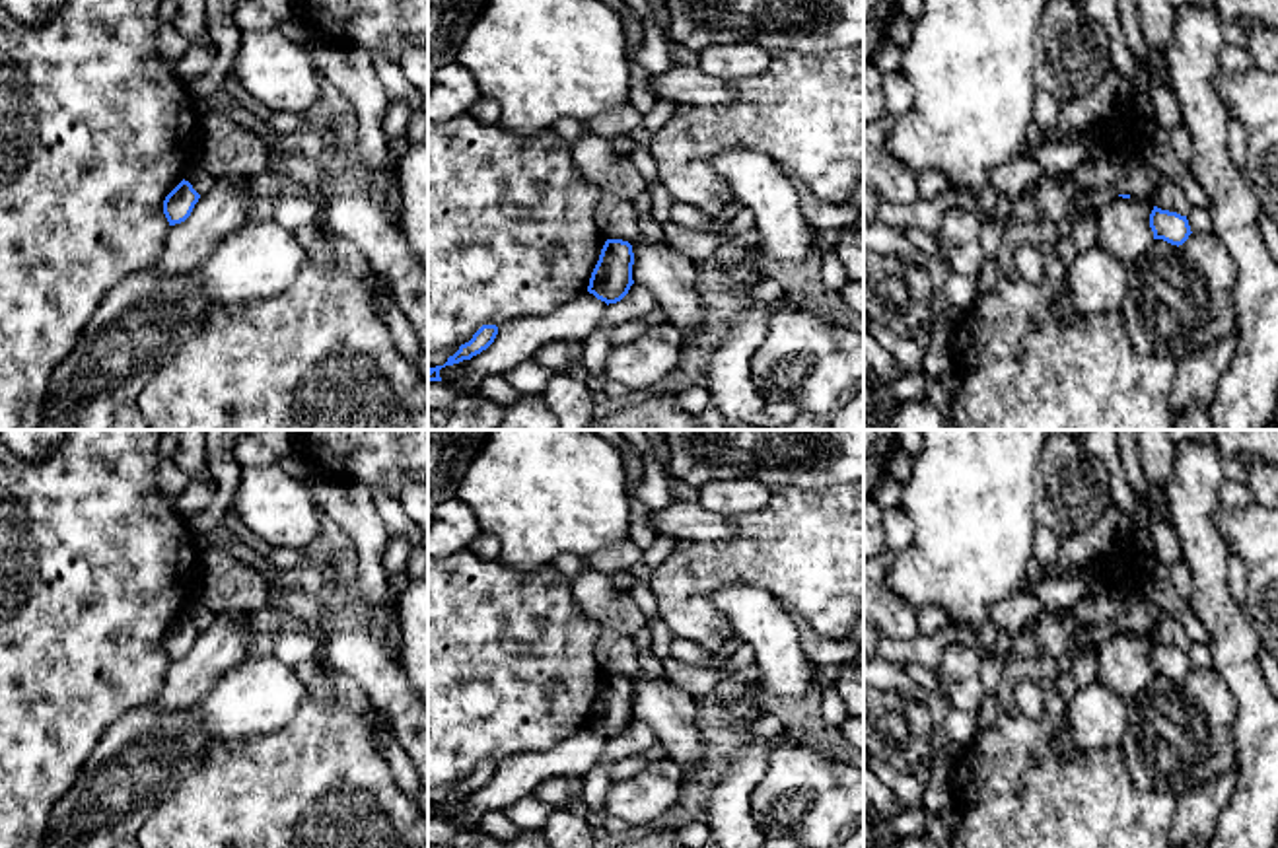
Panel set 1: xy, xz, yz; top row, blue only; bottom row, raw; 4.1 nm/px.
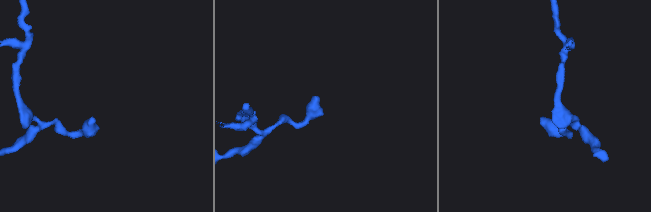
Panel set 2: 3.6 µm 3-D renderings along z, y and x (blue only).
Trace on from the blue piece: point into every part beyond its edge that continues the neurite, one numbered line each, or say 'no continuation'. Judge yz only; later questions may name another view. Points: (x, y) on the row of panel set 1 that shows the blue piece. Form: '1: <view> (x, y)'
no continuation

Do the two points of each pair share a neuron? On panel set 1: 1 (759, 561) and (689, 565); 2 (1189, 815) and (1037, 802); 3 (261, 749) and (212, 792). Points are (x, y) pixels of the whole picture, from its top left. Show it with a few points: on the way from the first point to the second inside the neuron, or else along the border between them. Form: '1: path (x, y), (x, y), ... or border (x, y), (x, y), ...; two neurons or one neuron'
1: path (742, 561), (707, 565); one neuron
2: border (1177, 798), (1170, 827); two neurons
3: path (249, 757), (224, 782); one neuron

